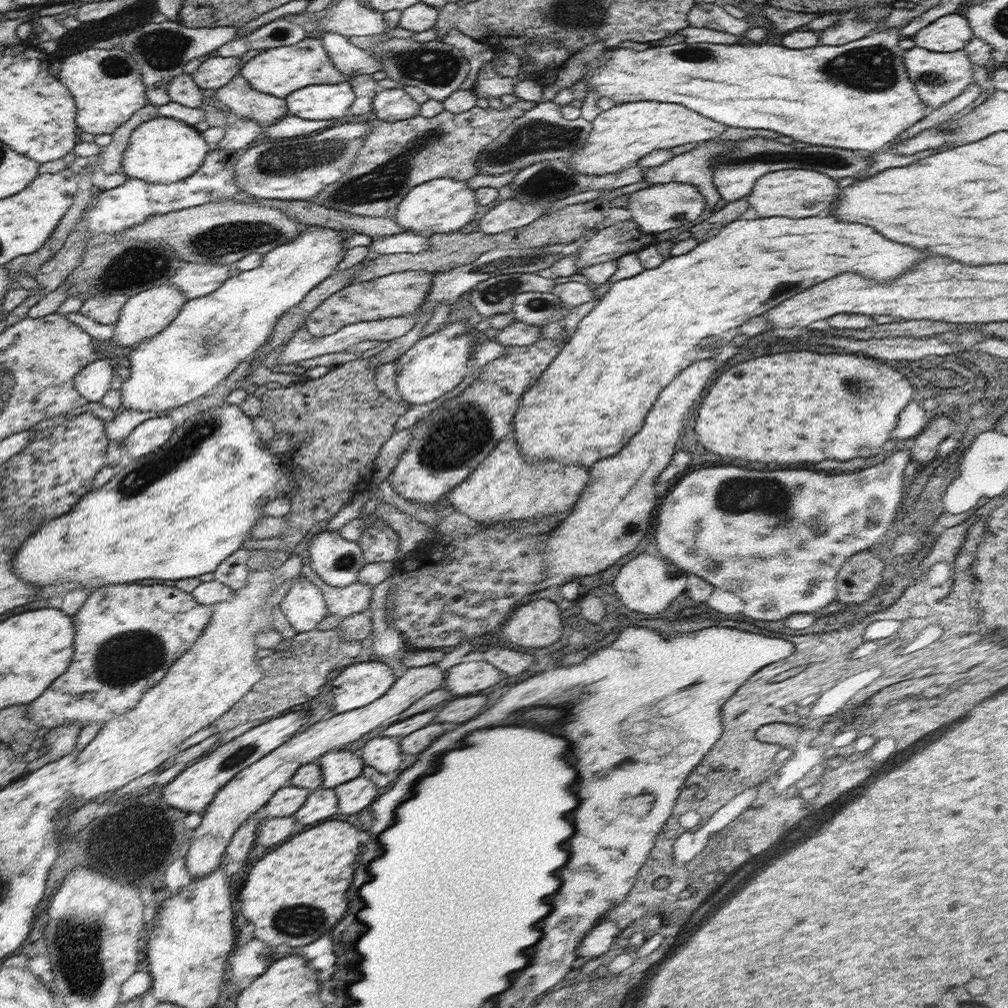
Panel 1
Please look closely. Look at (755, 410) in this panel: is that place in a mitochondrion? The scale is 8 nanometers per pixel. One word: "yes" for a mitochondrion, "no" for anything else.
no

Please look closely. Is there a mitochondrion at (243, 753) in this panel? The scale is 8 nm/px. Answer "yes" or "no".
yes

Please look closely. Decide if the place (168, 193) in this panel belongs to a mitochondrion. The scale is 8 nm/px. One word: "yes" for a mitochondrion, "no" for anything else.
no

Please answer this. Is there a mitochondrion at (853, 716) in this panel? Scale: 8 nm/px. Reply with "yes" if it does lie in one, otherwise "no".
no

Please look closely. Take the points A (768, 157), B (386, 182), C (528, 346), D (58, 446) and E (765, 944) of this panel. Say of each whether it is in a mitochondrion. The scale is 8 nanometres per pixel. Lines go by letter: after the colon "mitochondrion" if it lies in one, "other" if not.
A: mitochondrion
B: mitochondrion
C: other
D: other
E: other

